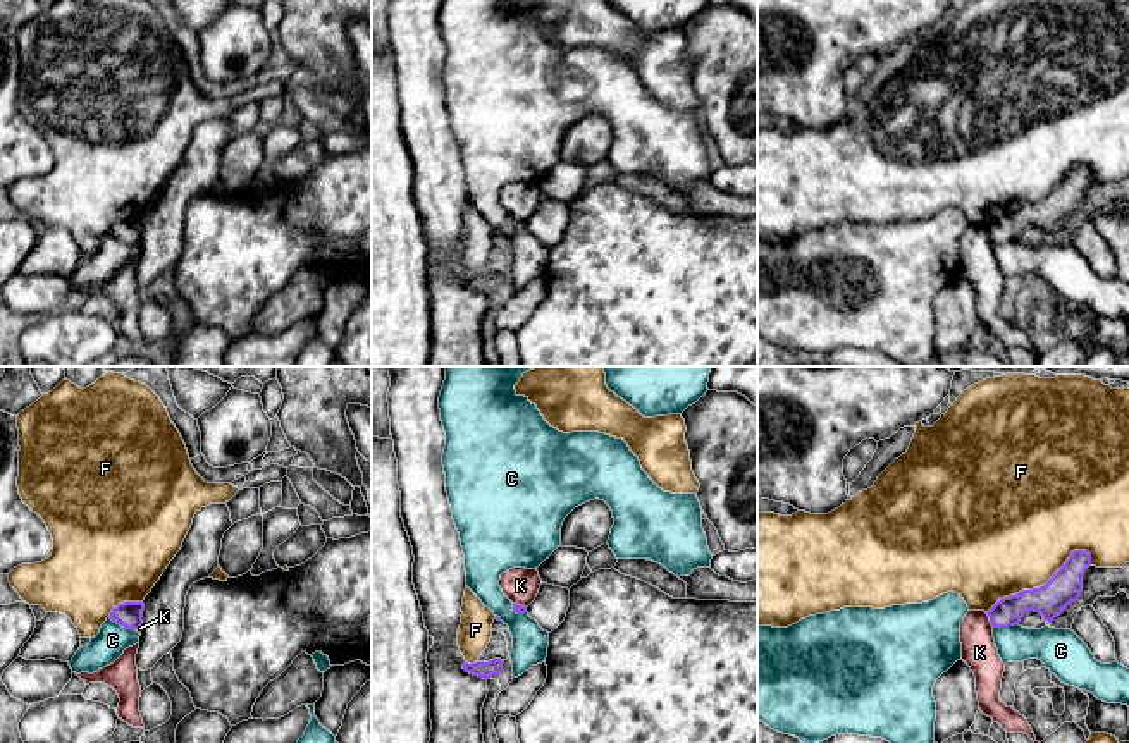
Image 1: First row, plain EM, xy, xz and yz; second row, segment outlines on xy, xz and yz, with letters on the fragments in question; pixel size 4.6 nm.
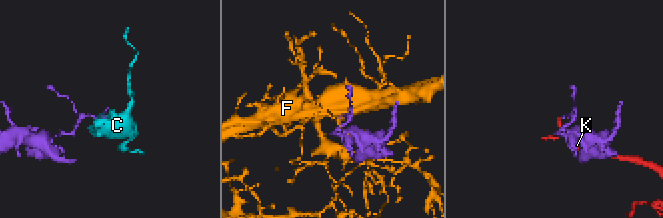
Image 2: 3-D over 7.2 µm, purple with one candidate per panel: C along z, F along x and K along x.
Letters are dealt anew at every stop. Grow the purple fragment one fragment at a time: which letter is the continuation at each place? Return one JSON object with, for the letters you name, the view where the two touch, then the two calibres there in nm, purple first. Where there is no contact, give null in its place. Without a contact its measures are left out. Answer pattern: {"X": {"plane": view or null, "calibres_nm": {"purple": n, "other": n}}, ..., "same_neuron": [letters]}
{"same_neuron": []}

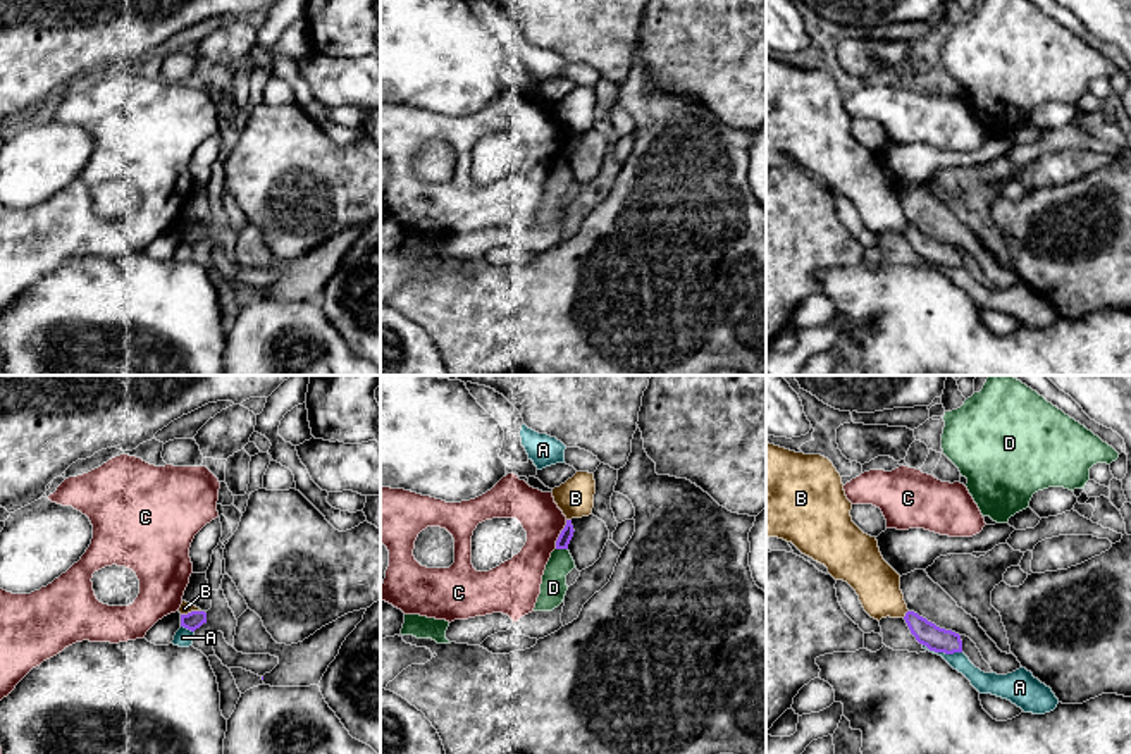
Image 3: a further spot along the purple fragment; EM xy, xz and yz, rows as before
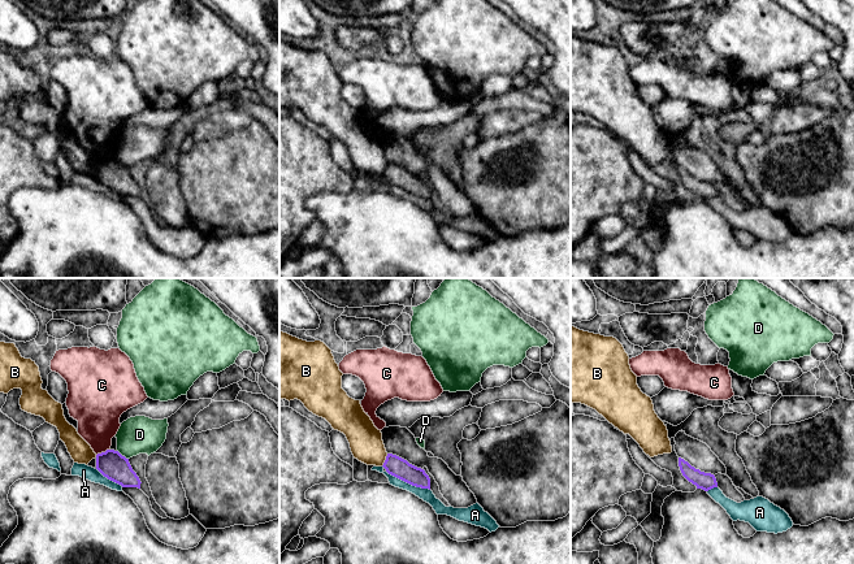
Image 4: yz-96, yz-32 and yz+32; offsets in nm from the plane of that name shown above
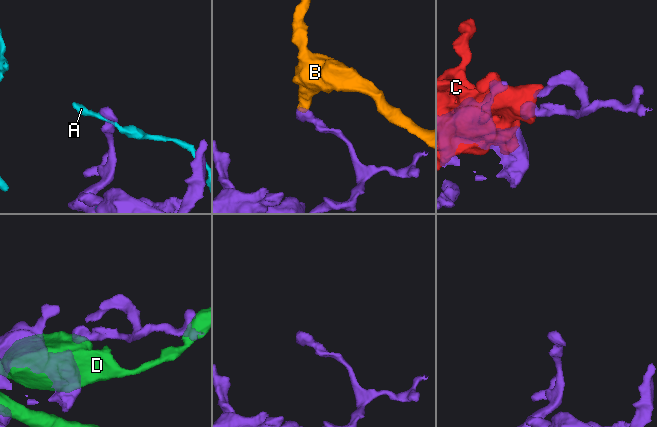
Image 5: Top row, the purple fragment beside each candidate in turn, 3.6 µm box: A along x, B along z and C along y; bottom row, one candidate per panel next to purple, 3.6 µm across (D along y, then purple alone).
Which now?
{"same_neuron": []}

